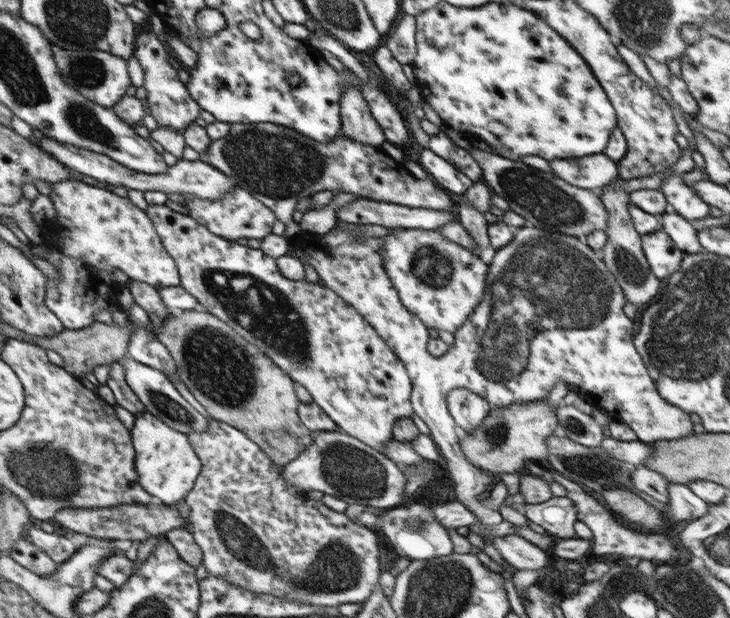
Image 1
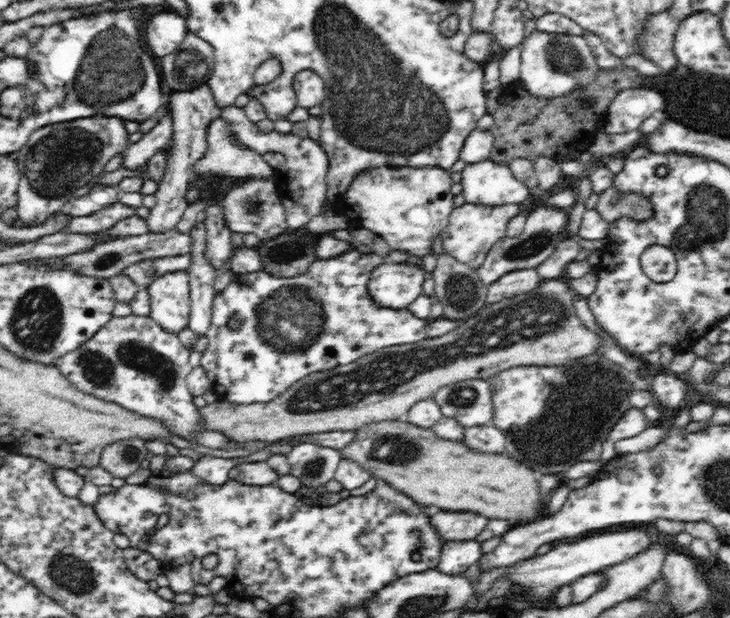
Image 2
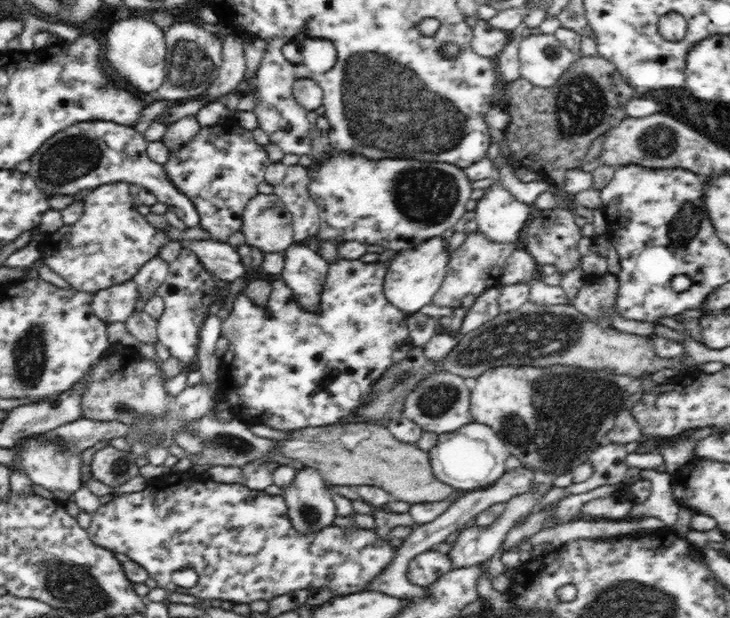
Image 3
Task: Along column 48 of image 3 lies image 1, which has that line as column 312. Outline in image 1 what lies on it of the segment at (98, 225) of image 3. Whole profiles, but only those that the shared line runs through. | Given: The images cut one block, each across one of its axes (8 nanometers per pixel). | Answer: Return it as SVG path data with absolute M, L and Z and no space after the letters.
M337 225L323 235L302 231L288 241L291 247L290 254L305 258L316 270L319 278L325 282L325 286L343 298L346 304L353 306L404 363L412 381L412 409L428 425L430 438L438 446L440 455L448 461L456 500L475 514L474 524L494 526L503 522L503 518L498 510L493 511L478 500L482 492L493 487L494 476L472 465L460 449L458 426L447 410L447 395L454 388L468 388L488 403L503 408L516 403L544 401L556 385L556 381L561 380L570 390L588 402L628 424L642 442L676 440L693 432L689 414L668 404L658 394L654 379L635 347L636 328L624 312L624 305L627 303L625 294L605 262L596 256L596 251L584 243L582 238L562 233L540 232L536 227L528 225L517 228L512 240L496 250L489 264L485 280L487 295L480 299L473 314L463 322L463 325L455 330L453 335L456 343L441 357L432 356L428 352L427 330L424 324L402 304L398 291L384 268L385 260L381 253L380 238L359 237L356 231L347 231Z

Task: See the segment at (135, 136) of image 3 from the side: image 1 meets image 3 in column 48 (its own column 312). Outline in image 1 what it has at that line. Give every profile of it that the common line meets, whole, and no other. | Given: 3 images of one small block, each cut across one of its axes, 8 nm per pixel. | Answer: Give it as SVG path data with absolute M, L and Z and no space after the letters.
M261 122L234 123L224 138L211 141L202 159L221 170L236 186L242 186L249 194L255 196L256 200L263 202L270 208L276 218L286 224L283 235L287 240L302 232L298 223L292 219L292 214L295 211L294 206L300 200L311 198L316 193L326 190L414 208L451 210L450 196L433 180L416 178L405 167L404 163L398 163L379 148L358 142L356 139L342 134L342 132L335 136L333 141L321 143L304 136L297 130L290 130L287 126Z

